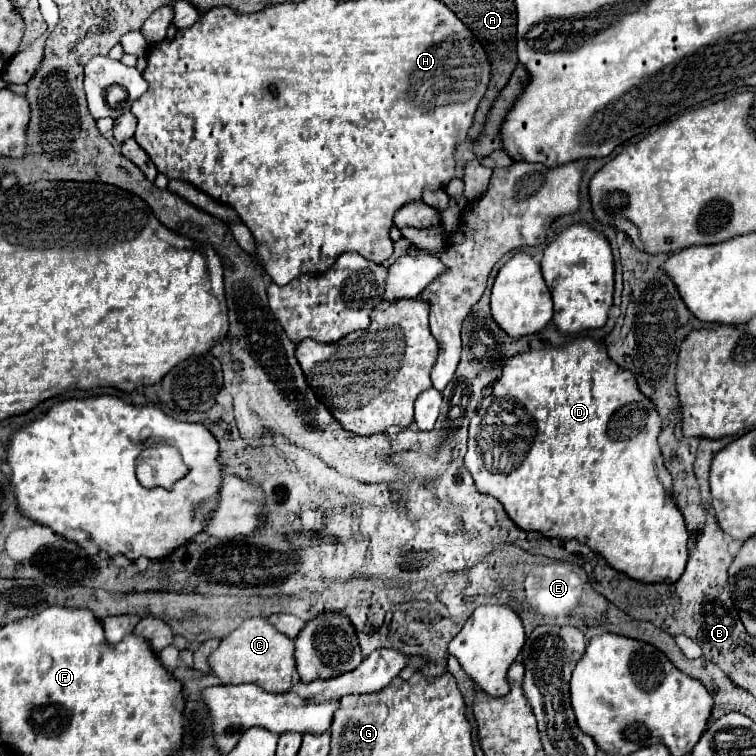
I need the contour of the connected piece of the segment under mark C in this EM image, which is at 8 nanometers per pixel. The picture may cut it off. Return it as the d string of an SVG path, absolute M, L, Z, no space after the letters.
M246 618L236 630L232 630L226 638L220 640L220 646L208 656L208 664L214 676L220 678L222 684L242 684L250 682L266 692L288 692L292 686L292 674L294 674L294 640L278 632L272 624L268 624L266 618Z

